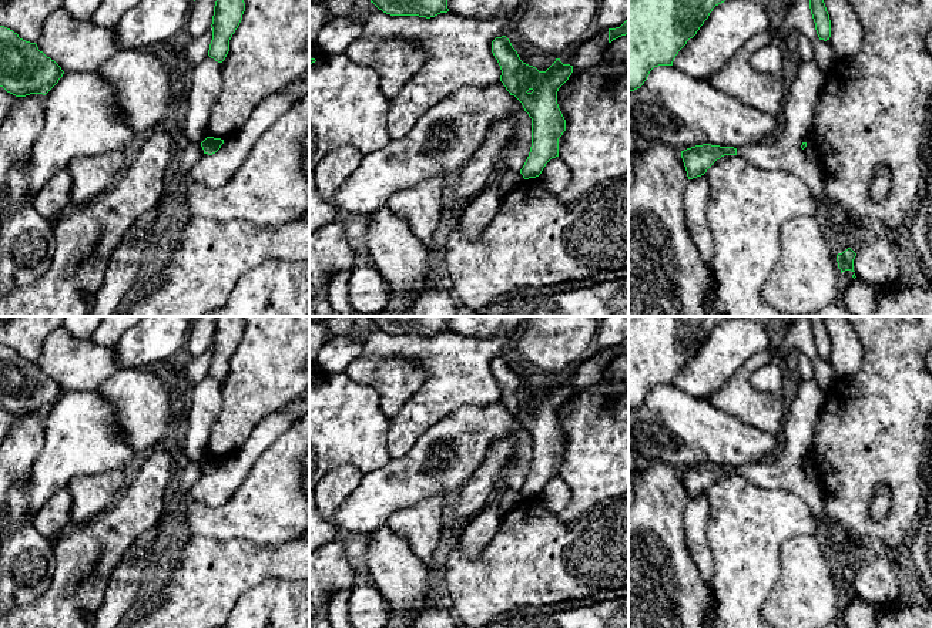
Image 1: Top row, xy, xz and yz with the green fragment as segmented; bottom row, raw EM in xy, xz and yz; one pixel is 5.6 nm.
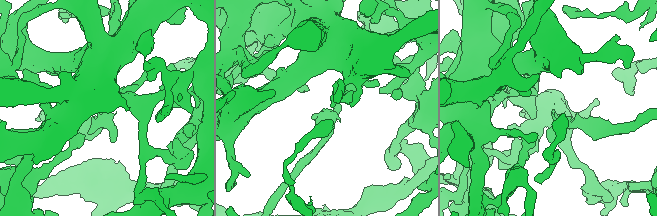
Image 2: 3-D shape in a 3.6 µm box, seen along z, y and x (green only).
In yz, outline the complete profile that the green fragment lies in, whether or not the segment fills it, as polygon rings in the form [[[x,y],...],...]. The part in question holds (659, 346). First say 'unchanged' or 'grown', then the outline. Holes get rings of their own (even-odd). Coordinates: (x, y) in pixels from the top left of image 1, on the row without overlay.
unchanged; [[[628,316],[628,410],[640,407],[650,390],[658,384],[673,384],[678,370],[693,357],[713,328],[735,316]]]

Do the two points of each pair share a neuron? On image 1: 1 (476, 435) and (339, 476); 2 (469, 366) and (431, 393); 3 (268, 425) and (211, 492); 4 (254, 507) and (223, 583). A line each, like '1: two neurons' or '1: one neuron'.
1: two neurons
2: one neuron
3: one neuron
4: two neurons

